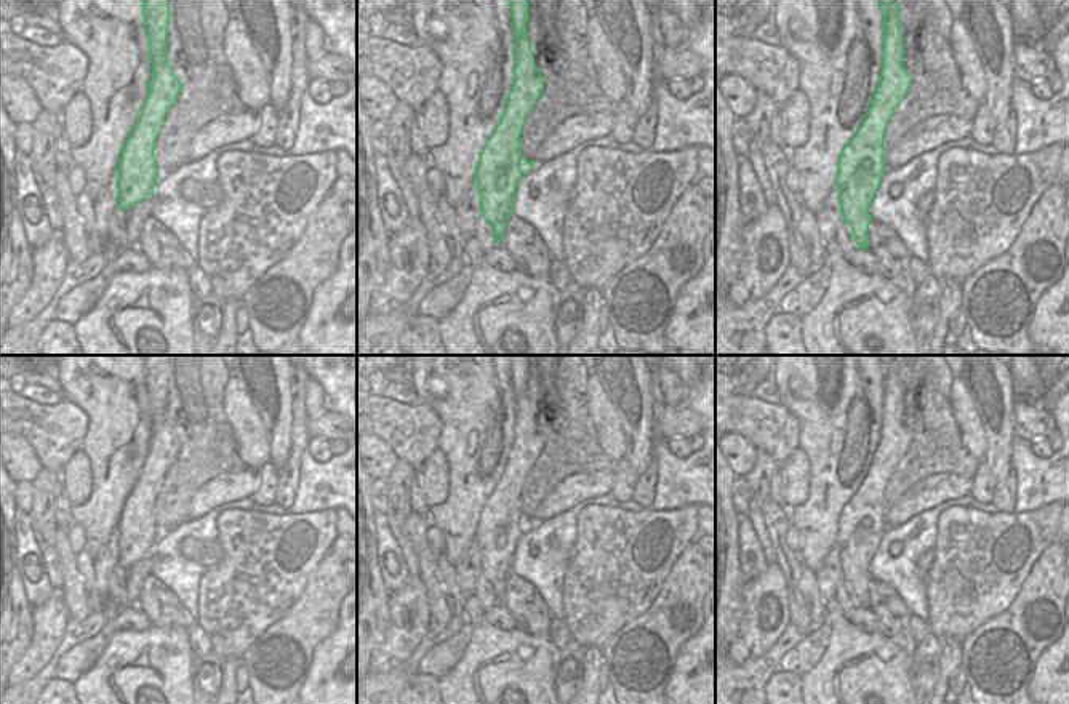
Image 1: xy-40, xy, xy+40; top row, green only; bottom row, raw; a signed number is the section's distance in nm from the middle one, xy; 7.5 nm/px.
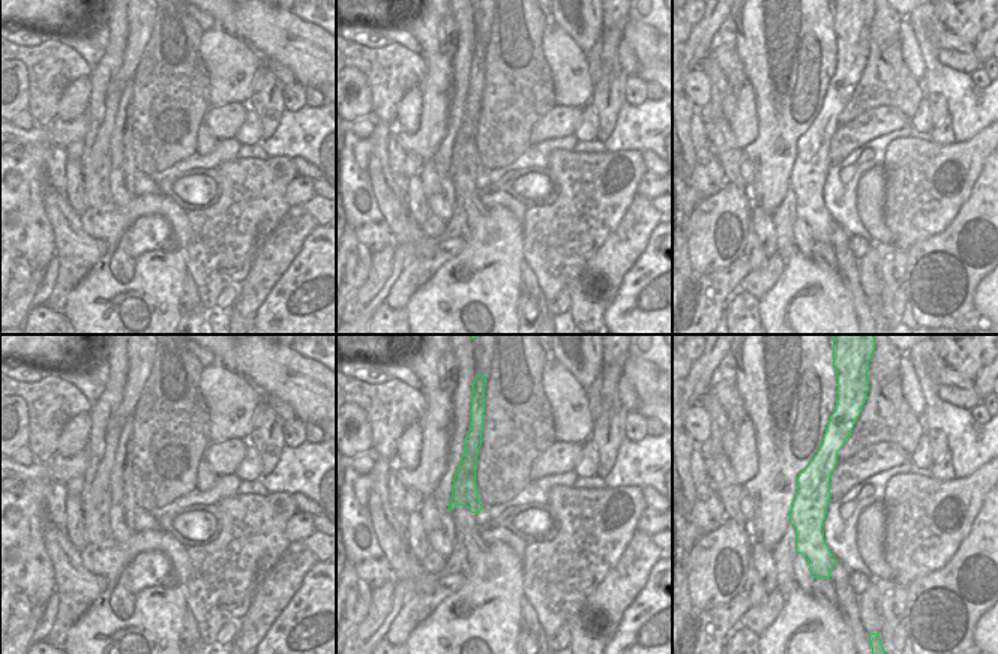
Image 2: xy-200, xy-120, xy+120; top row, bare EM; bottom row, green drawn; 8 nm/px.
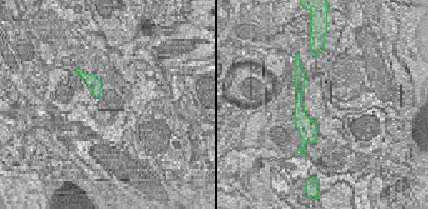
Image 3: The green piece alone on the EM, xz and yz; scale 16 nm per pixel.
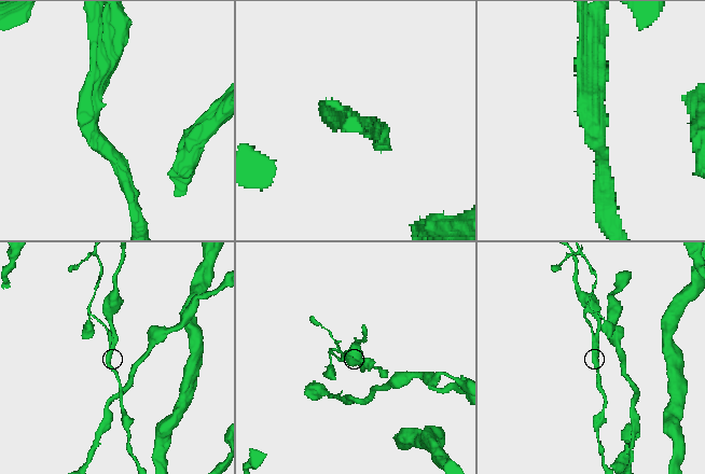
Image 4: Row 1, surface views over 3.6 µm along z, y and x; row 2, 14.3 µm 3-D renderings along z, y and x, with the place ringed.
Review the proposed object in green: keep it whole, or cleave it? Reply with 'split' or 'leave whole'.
split

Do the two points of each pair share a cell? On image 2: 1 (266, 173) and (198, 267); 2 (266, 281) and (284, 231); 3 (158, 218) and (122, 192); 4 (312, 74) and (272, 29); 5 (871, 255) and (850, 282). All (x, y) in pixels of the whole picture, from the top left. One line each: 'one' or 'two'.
1: one
2: one
3: two
4: one
5: two

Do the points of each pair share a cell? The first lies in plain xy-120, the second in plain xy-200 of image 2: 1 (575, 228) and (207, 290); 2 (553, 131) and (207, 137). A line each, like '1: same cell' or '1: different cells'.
1: same cell
2: different cells

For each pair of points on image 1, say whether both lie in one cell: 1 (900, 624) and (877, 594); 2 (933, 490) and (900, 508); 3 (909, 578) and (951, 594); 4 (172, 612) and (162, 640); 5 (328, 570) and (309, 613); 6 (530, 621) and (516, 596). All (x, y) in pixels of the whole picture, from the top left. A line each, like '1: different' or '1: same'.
1: same
2: same
3: different
4: different
5: same
6: same

